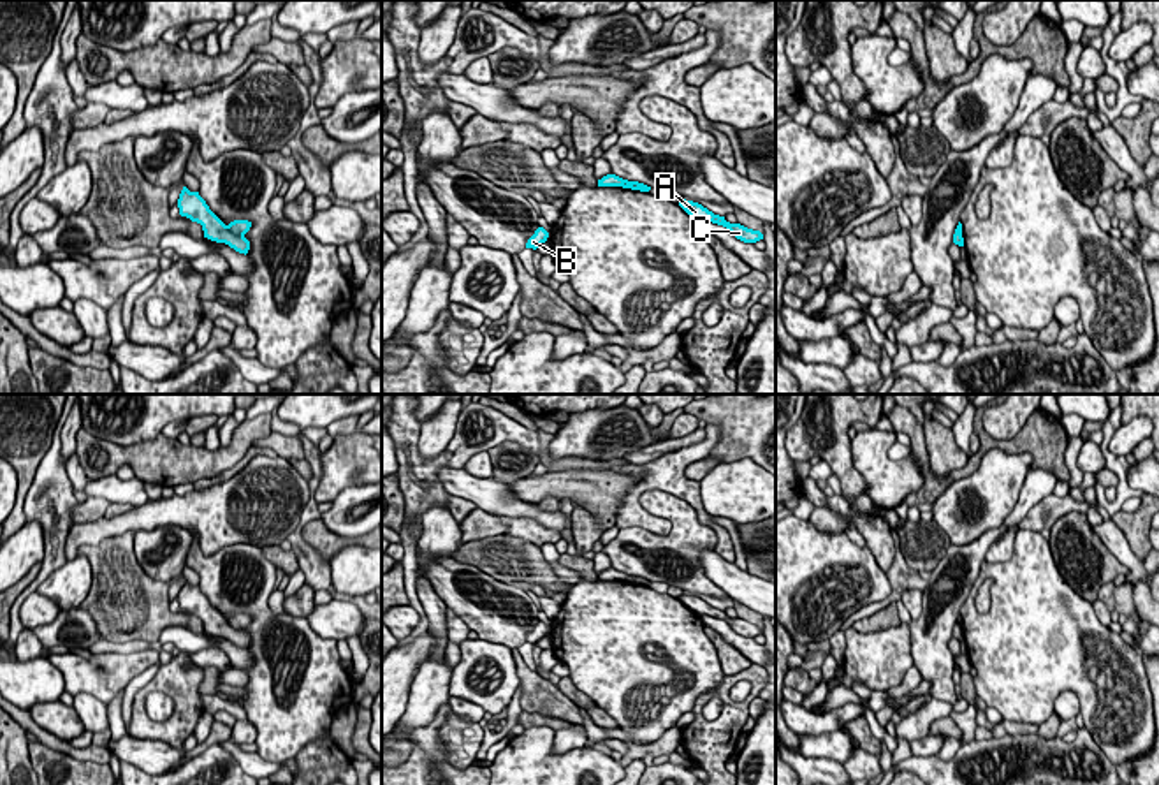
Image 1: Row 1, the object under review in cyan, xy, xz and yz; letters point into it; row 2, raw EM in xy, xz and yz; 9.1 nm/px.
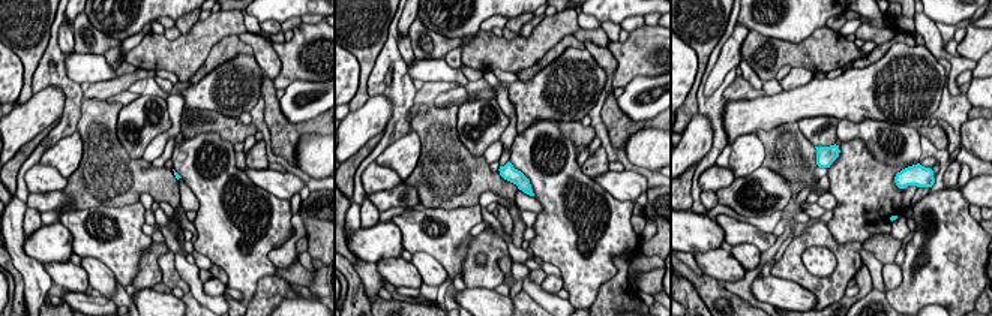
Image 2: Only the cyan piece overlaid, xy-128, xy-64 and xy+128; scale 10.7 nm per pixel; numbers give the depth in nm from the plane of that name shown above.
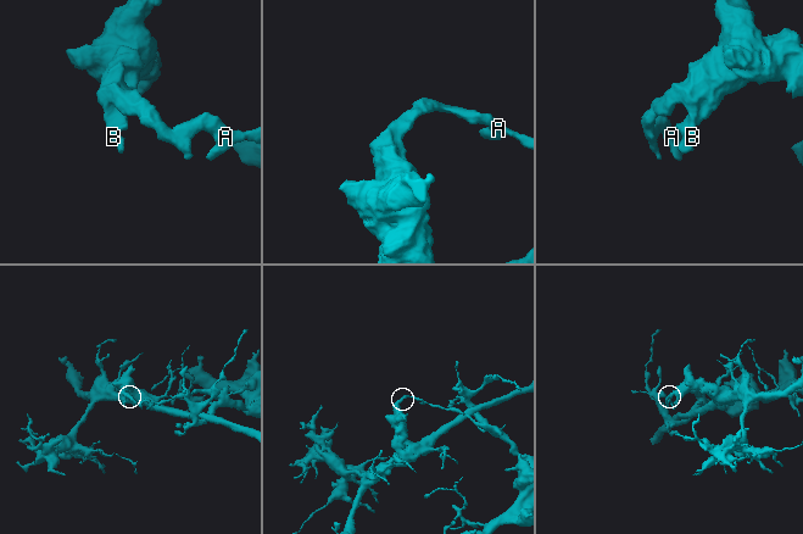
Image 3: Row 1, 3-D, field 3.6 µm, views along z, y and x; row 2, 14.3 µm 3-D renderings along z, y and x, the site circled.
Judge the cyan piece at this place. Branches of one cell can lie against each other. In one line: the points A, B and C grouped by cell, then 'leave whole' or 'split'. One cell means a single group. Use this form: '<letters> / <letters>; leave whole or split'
A C / B; split

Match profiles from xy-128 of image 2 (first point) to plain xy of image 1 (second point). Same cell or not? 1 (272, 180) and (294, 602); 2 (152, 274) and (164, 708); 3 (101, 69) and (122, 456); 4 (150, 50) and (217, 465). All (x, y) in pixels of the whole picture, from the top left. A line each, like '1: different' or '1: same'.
1: different
2: different
3: different
4: same

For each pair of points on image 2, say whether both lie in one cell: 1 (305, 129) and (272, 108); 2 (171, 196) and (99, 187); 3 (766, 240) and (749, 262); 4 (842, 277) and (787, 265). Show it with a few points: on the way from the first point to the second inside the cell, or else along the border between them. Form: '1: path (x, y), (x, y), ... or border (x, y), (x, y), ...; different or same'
1: path (296, 129), (287, 129), (275, 117); same
2: path (153, 184), (117, 184); same
3: border (733, 246), (752, 243), (761, 252); different
4: path (829, 283), (812, 283), (800, 274); same

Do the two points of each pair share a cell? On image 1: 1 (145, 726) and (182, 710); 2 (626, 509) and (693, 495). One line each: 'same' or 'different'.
1: same
2: same

